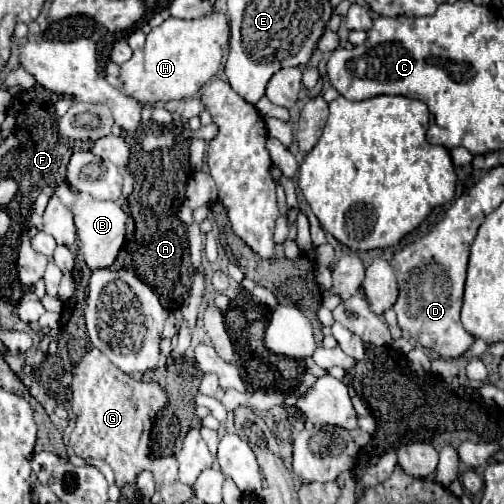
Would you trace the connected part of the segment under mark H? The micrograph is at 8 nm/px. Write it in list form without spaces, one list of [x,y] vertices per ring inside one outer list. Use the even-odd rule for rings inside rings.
[[[213,12],[207,18],[179,20],[167,18],[161,26],[147,34],[143,48],[119,66],[119,80],[123,92],[139,102],[169,102],[195,96],[219,70],[223,54],[229,46],[229,24],[225,14]]]

